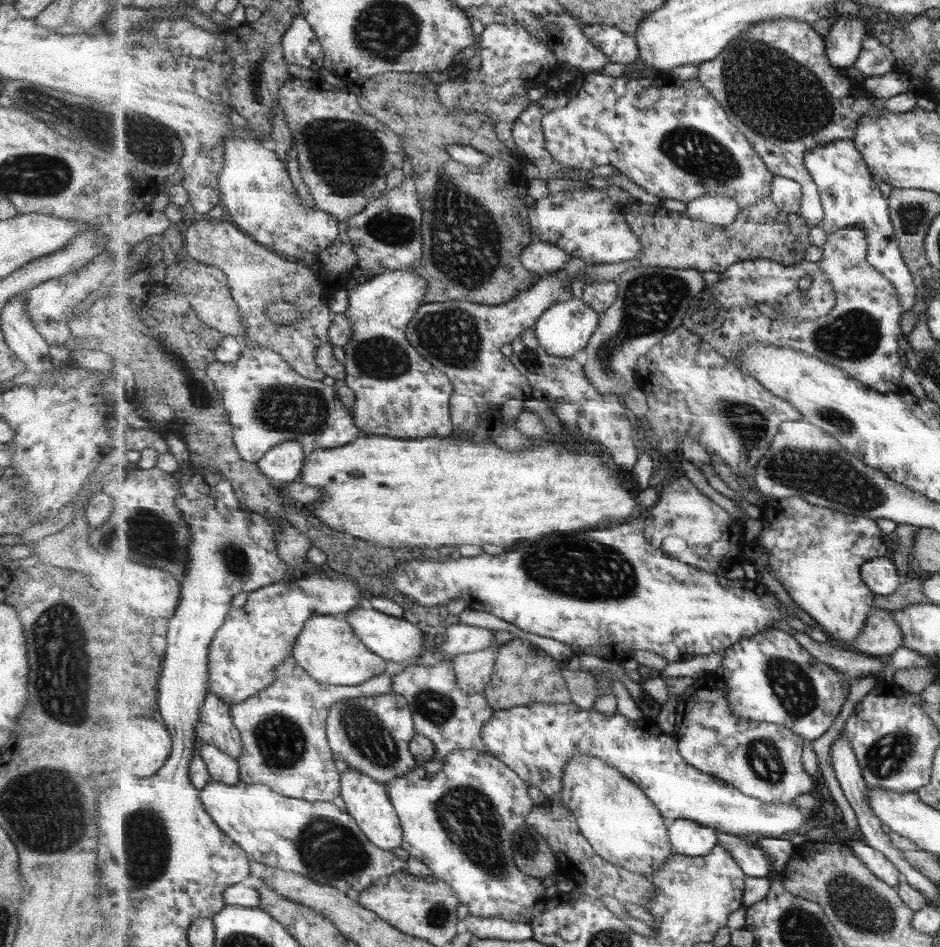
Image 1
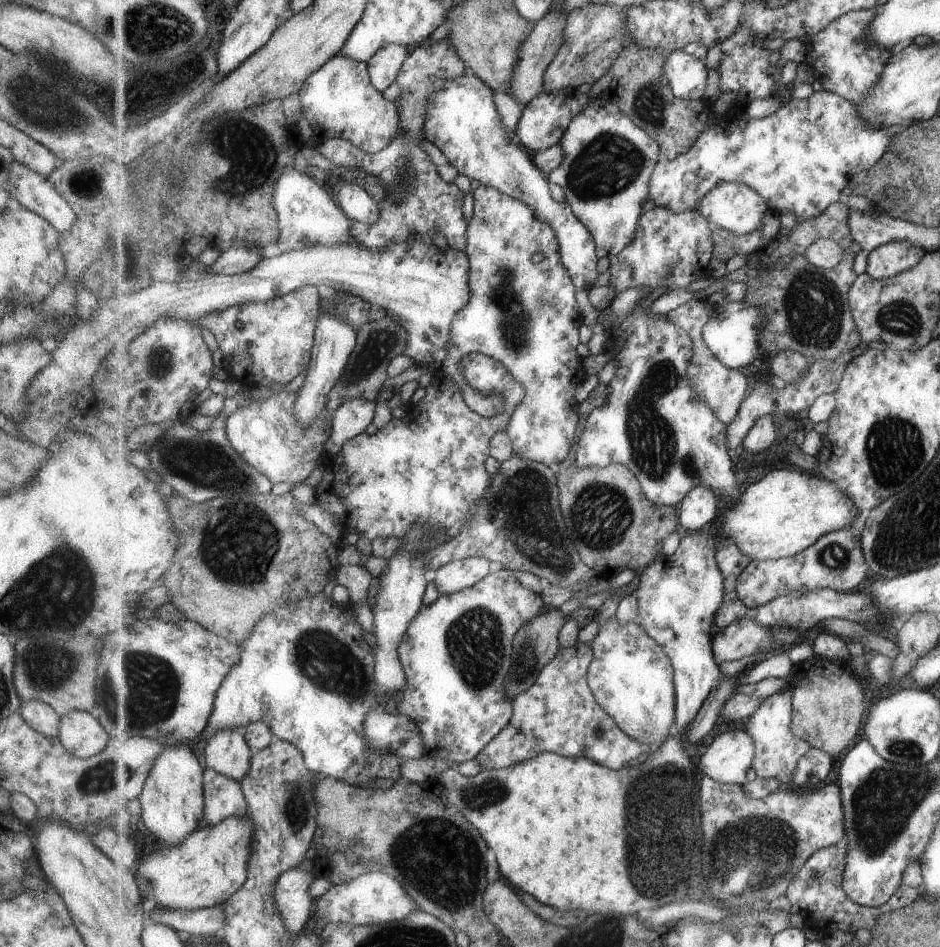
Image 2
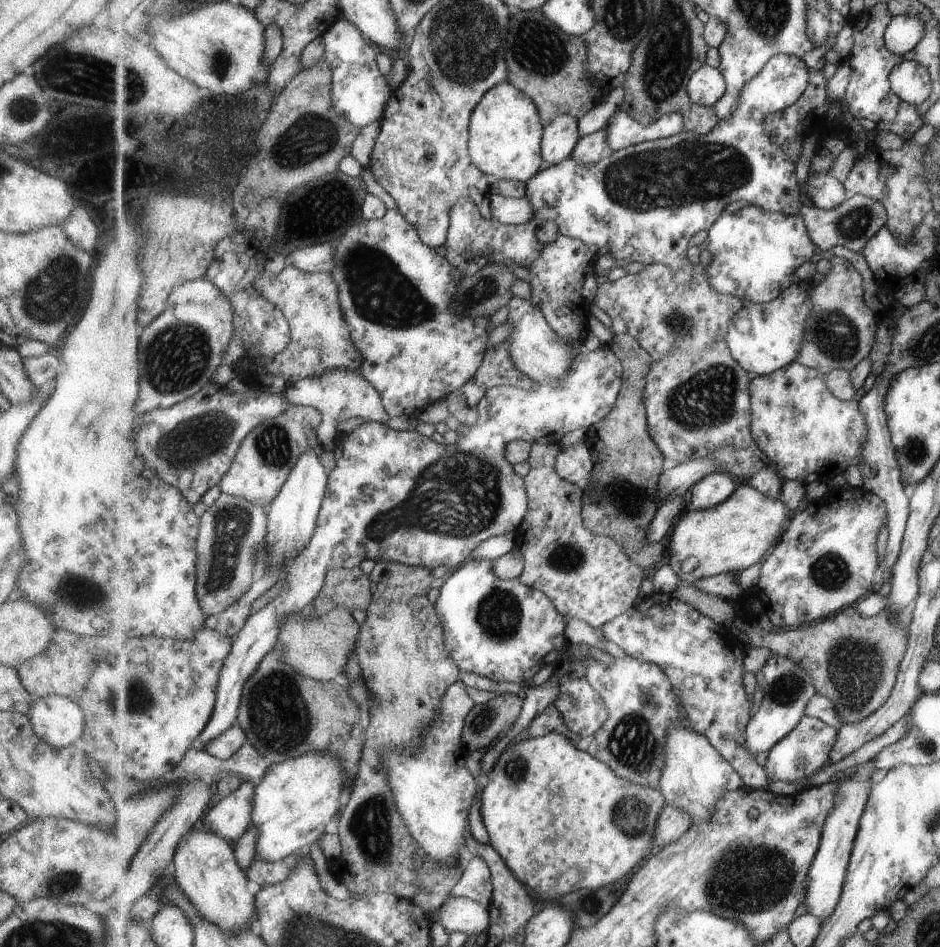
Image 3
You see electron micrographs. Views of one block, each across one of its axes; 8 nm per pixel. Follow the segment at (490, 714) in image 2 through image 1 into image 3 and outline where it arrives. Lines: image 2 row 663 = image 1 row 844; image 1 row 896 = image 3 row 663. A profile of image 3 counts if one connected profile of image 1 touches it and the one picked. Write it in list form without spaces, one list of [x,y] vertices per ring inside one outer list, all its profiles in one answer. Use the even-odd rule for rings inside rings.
[[[473,559],[453,571],[440,588],[435,606],[444,624],[447,650],[461,670],[484,675],[498,683],[514,682],[522,685],[537,672],[541,672],[547,664],[553,664],[555,658],[561,654],[567,639],[567,618],[557,610],[552,598],[544,591],[526,585],[520,578],[499,578],[494,571],[494,562]]]

